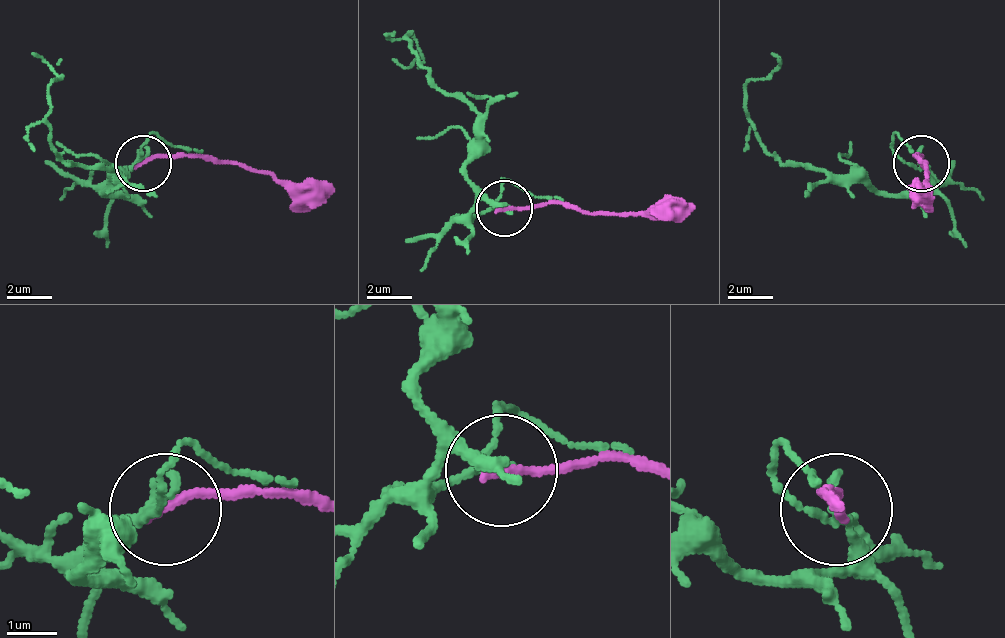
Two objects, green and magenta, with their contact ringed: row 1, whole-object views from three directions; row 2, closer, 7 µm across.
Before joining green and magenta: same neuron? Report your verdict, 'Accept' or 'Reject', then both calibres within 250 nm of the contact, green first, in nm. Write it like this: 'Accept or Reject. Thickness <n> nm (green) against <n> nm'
Reject. Thickness 160 nm (green) against 190 nm

